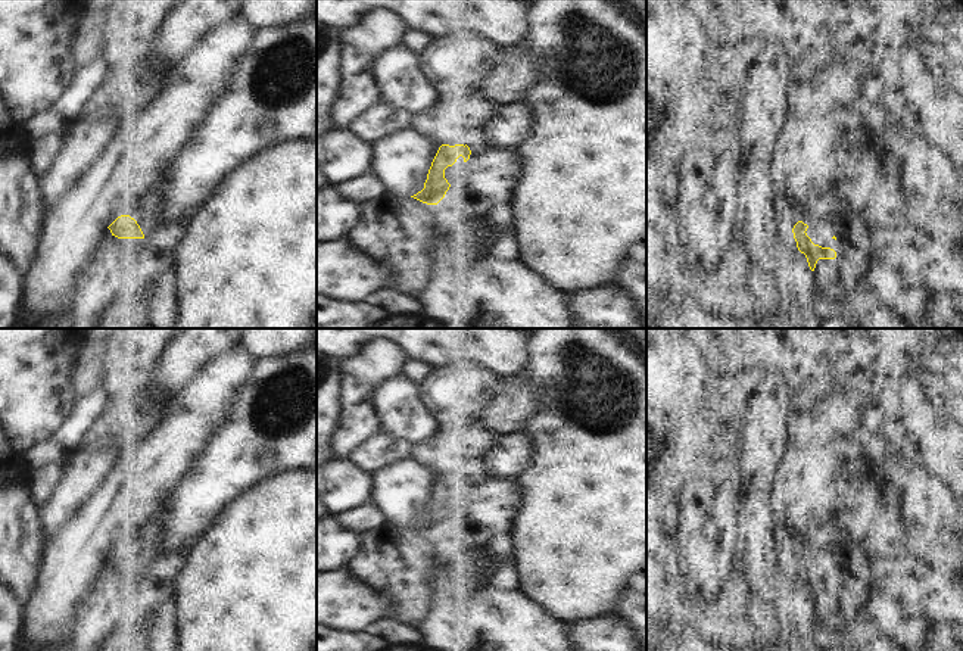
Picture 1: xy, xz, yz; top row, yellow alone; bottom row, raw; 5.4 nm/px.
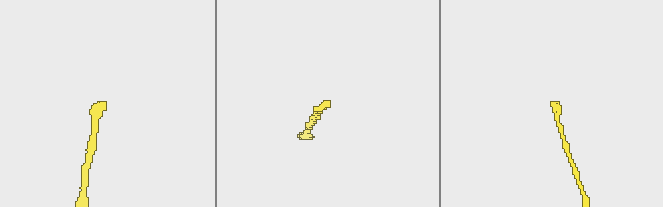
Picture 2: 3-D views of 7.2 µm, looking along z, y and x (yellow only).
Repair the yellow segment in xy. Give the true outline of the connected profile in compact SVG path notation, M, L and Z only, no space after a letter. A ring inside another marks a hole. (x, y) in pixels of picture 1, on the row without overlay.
M171 501L146 524L140 536L130 545L118 546L107 558L118 569L144 569L159 557L165 539L165 524L171 513Z

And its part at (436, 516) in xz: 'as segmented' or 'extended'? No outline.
extended

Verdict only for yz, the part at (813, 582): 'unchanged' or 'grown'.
grown

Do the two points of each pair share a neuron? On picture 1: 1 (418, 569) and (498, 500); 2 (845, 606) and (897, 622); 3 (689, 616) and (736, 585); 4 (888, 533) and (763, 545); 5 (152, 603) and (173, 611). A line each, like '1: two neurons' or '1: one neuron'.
1: one neuron
2: two neurons
3: two neurons
4: two neurons
5: two neurons

